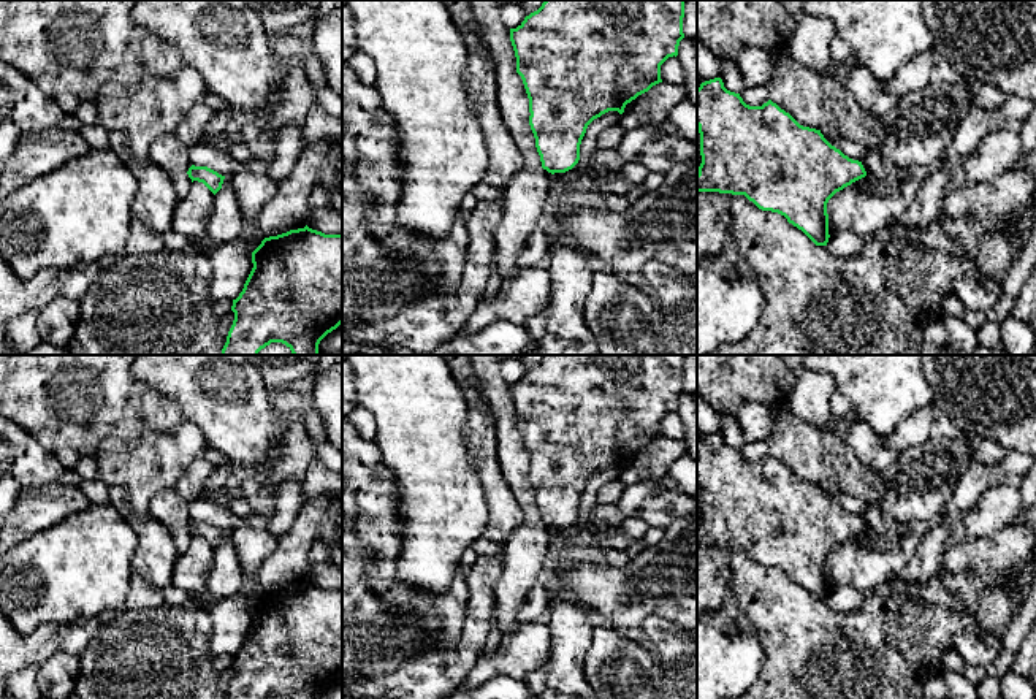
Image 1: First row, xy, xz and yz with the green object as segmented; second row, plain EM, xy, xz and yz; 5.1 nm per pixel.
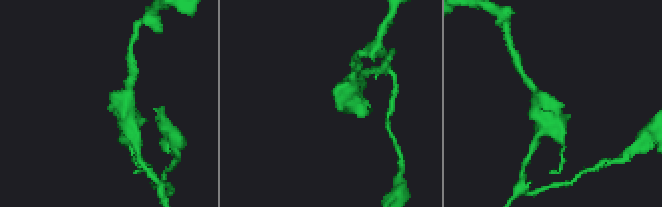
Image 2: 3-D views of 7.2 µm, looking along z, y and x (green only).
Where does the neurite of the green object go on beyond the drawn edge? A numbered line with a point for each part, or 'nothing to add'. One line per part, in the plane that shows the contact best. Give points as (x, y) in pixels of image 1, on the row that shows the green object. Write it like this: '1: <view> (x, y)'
nothing to add

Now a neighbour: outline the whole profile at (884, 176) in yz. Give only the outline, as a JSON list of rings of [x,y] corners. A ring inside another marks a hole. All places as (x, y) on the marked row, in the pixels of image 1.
[[[876,147],[865,149],[862,165],[867,176],[852,182],[851,185],[854,185],[857,190],[867,190],[871,185],[878,193],[898,193],[900,184],[917,173],[914,170],[903,170],[887,162]]]

